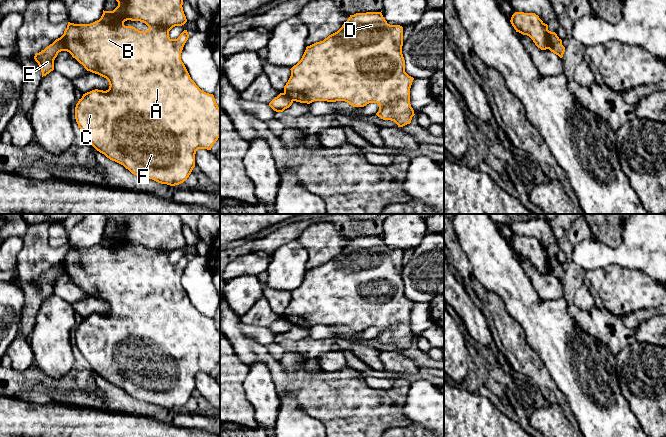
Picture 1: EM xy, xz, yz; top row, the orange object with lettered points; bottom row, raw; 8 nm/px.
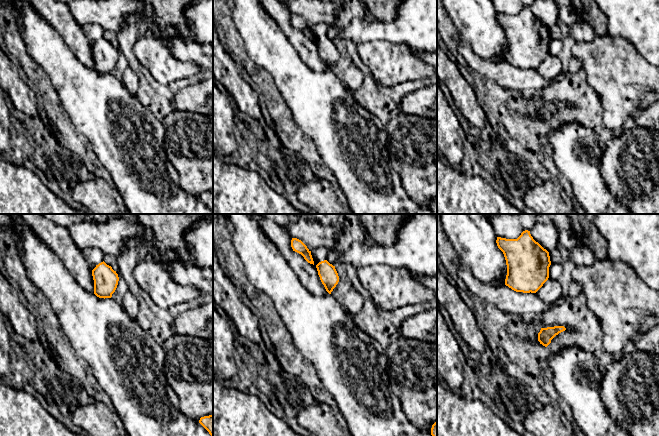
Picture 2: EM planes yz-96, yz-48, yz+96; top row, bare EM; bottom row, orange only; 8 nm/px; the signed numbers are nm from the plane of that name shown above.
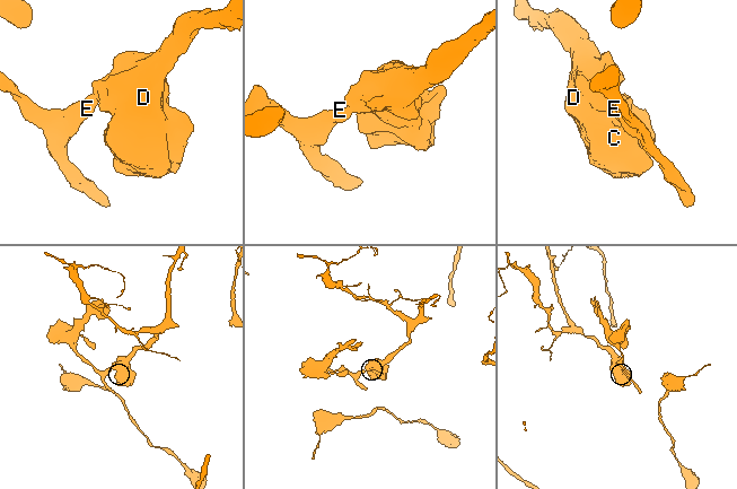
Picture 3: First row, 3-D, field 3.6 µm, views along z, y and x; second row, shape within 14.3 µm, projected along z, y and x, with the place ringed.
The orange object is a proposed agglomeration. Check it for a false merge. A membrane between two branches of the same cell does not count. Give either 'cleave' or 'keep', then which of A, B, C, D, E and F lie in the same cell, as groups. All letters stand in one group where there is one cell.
cleave; groups A B C D F / E

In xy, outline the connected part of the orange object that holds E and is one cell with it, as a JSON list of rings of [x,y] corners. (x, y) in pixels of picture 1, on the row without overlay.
[[[64,258],[44,274],[35,278],[34,283],[41,293],[42,301],[54,294],[54,284],[61,275],[66,275]]]

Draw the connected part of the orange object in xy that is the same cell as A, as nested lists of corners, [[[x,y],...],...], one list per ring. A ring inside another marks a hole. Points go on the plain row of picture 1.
[[[105,214],[107,219],[112,219],[118,226],[118,230],[113,235],[104,235],[101,242],[90,248],[74,248],[68,246],[67,252],[64,255],[65,259],[65,273],[73,282],[84,290],[87,295],[98,298],[106,302],[109,306],[109,313],[92,314],[83,318],[75,331],[75,343],[90,368],[107,382],[123,389],[132,398],[152,403],[161,408],[175,410],[187,404],[195,391],[195,378],[198,373],[211,374],[214,367],[220,361],[220,332],[218,331],[214,319],[201,314],[196,307],[191,303],[184,287],[181,284],[181,277],[186,265],[189,262],[187,254],[184,254],[177,263],[169,261],[169,255],[175,250],[182,250],[187,246],[183,235],[183,223],[178,214]],[[127,244],[140,245],[145,247],[149,253],[146,255],[139,255],[133,250],[125,250],[124,246]]]

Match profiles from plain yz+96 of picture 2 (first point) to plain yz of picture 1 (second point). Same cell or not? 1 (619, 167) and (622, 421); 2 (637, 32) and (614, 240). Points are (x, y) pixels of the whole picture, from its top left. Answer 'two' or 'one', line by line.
1: two
2: two

